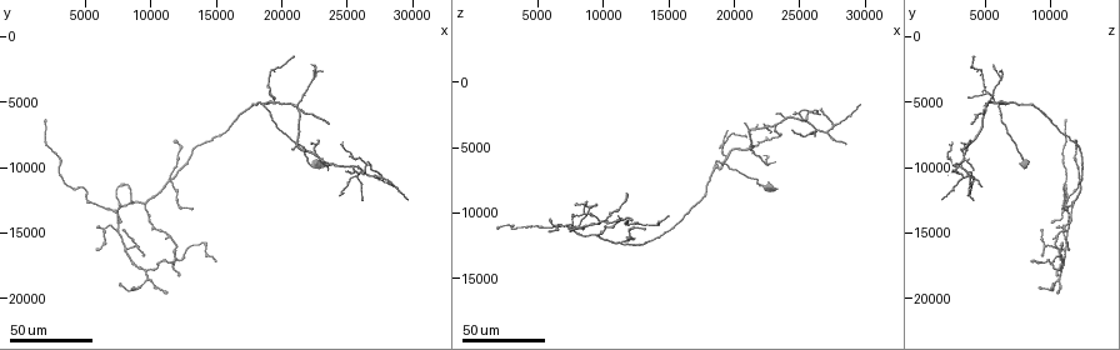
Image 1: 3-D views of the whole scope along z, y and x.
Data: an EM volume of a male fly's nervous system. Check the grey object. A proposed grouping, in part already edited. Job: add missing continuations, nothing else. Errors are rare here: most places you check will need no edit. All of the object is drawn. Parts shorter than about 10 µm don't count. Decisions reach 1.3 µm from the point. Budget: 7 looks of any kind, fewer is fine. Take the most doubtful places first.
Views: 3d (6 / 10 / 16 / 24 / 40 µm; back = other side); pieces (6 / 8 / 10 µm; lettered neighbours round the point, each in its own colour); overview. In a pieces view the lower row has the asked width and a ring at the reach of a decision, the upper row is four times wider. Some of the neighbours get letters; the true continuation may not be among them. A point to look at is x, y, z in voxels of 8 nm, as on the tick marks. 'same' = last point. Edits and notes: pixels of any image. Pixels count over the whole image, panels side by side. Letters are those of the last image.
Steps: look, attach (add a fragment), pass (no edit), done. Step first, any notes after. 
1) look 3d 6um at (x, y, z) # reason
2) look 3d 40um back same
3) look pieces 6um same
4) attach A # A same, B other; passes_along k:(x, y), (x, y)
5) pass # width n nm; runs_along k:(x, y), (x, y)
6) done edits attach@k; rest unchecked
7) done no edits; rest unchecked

look 3d 40um at (23600, 10000, 4400) # an open end

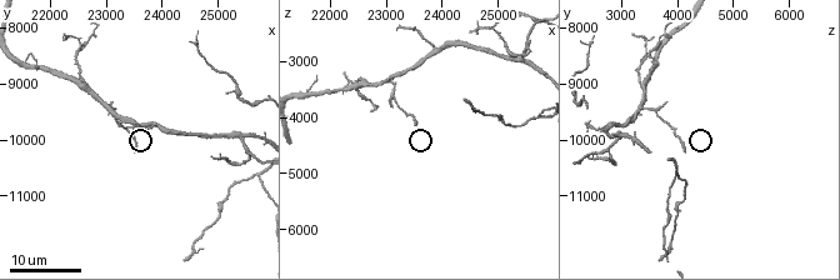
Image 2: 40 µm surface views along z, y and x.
look 3d 6um at (23500, 10150, 4100)

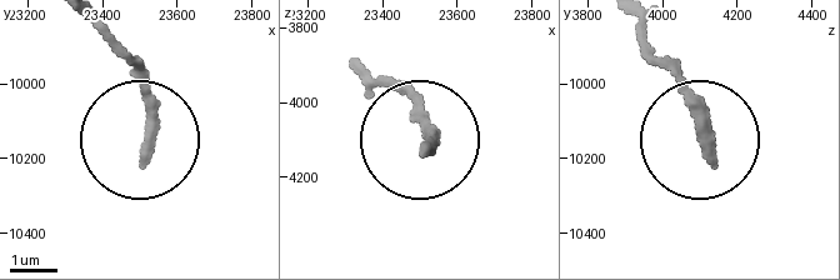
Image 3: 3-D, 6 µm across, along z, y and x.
look pieces 10um at (23520, 10210, 4120)

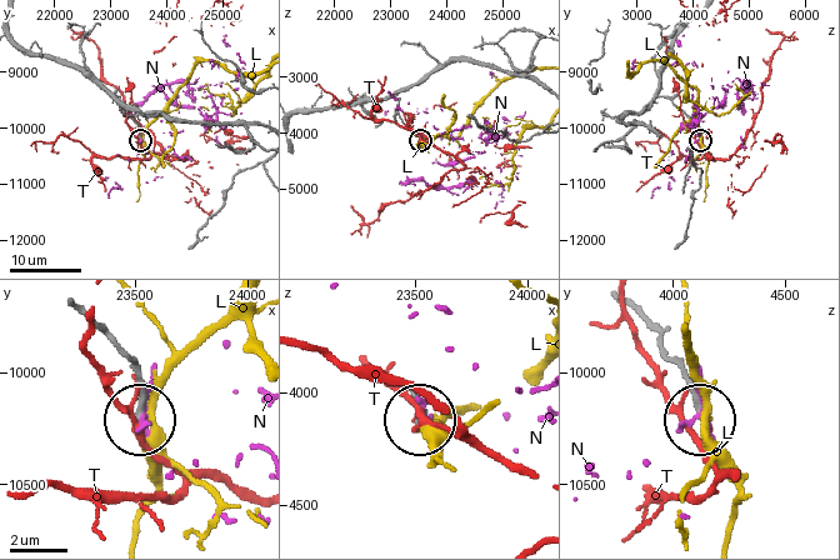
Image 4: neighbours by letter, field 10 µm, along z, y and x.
pass # L other, N other, T other; runs_along 4:(81, 310), (136, 368), (138, 416); none of them fits

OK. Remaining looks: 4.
look 3d 24um at (23400, 6600, 4200) # long arm stops here

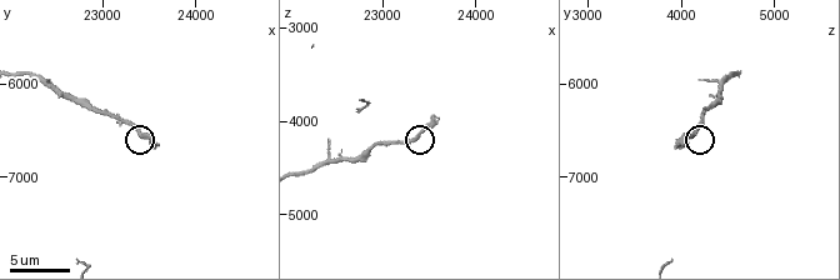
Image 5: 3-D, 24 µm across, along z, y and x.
look pieces 6um at (23600, 6650, 4000)

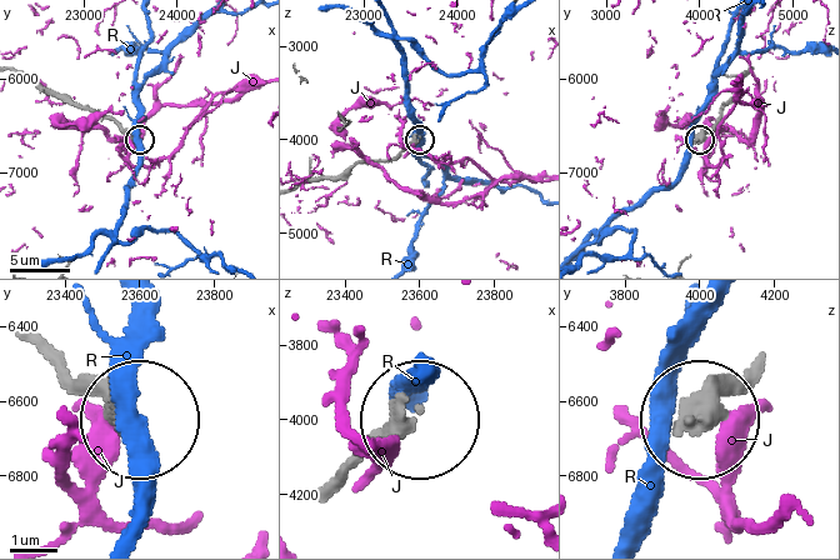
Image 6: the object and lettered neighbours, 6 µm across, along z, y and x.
pass # J other, R other; none of them fits

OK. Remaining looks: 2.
look 3d 24um at (12000, 17000, 8400) # free end

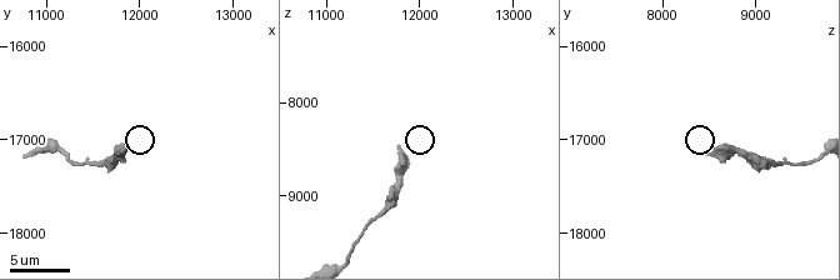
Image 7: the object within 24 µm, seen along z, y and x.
look pieces 8um at (11750, 17150, 8500) # what lies round it

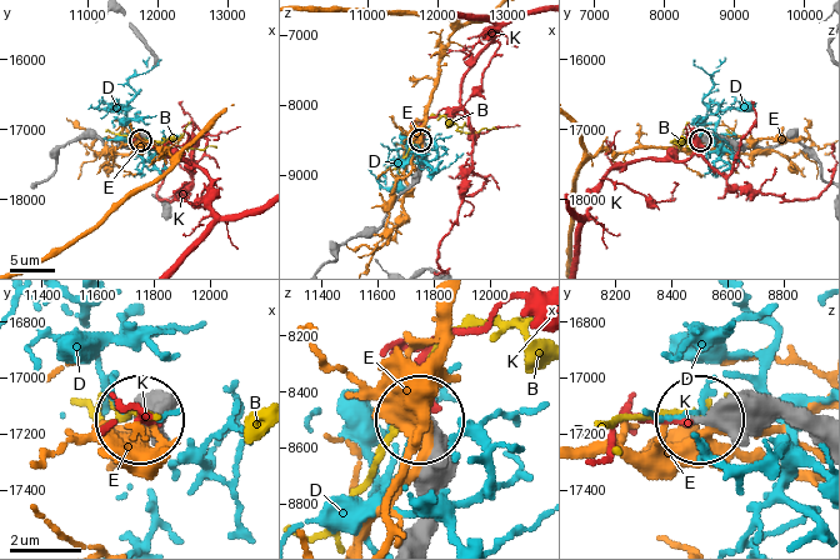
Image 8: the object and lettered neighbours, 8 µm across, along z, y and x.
pass # B other, D other, E other, K other; none of them fits

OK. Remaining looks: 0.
done no edits; rest unchecked

